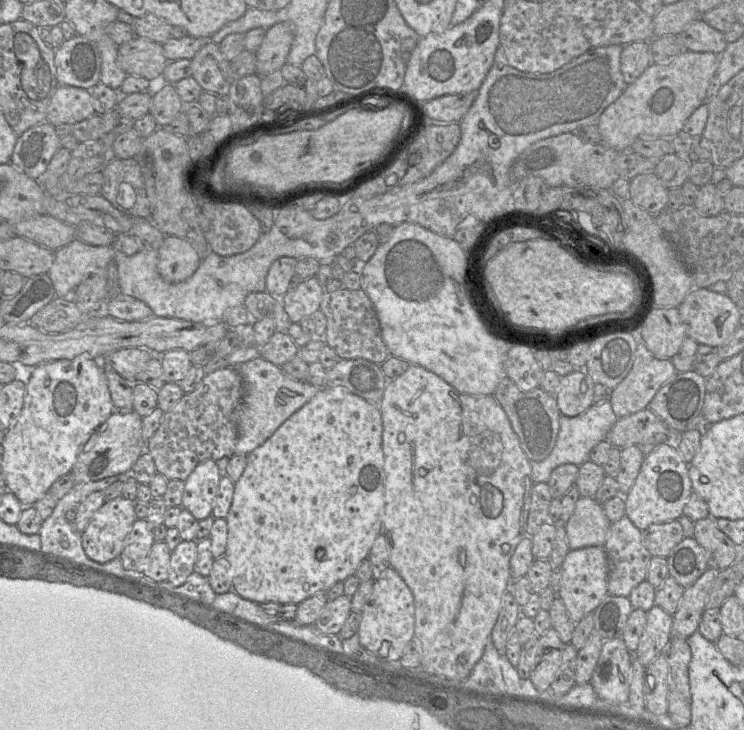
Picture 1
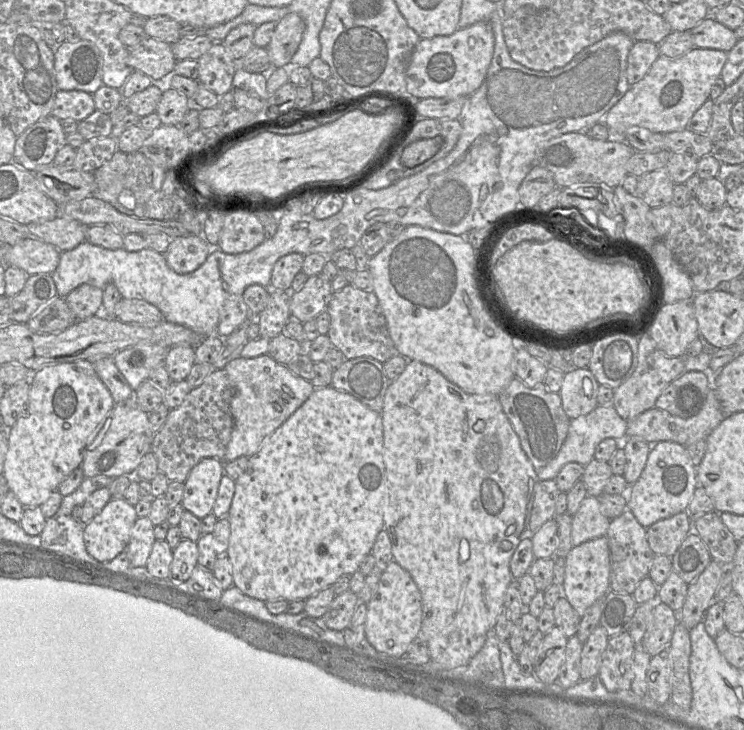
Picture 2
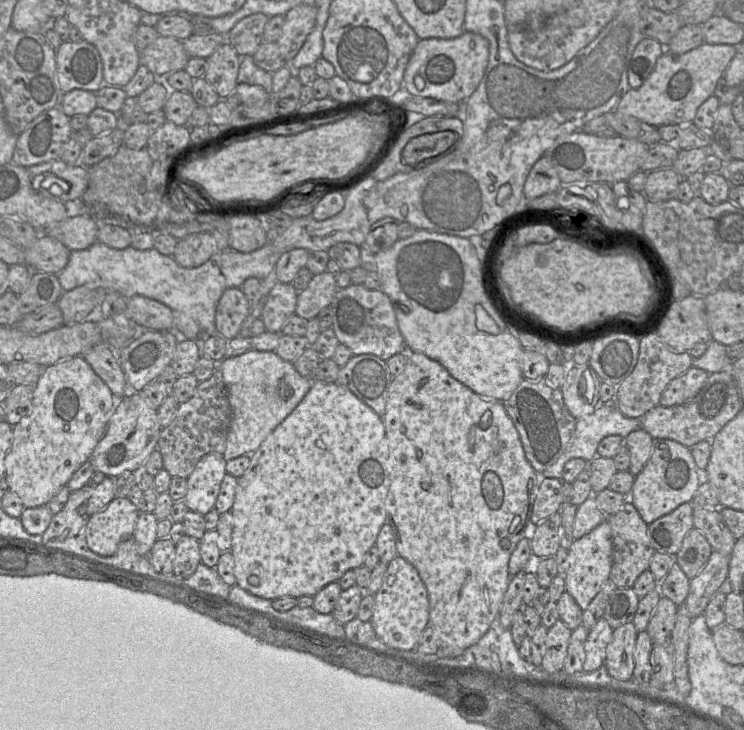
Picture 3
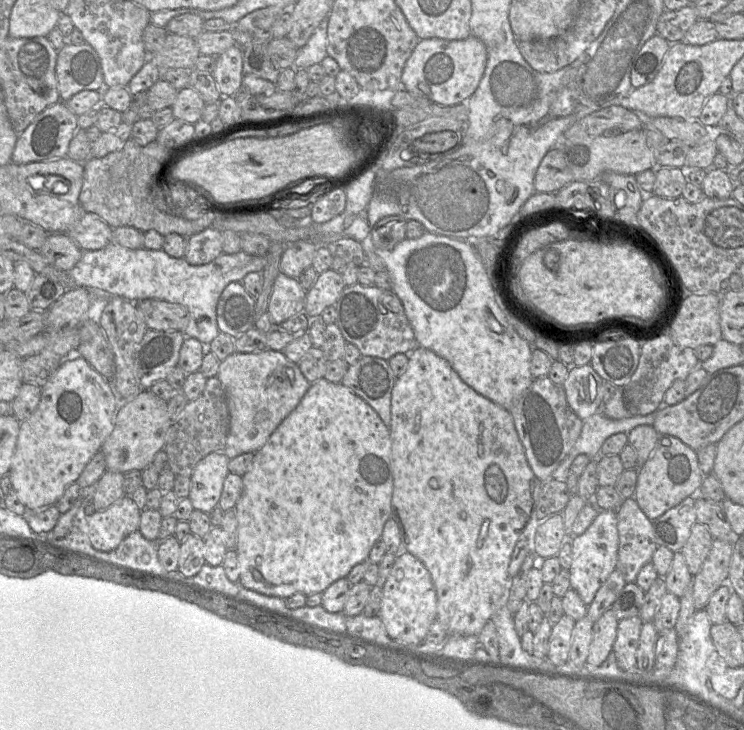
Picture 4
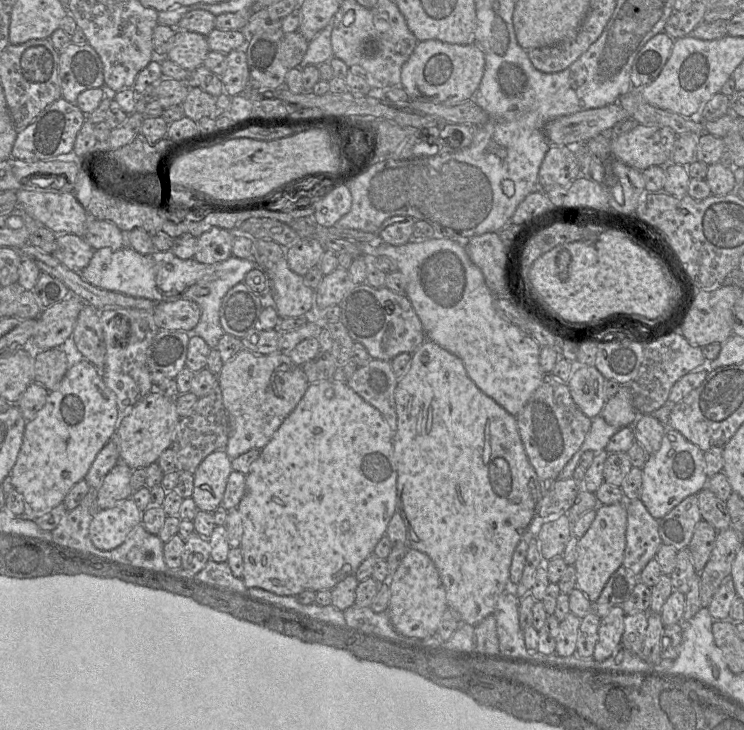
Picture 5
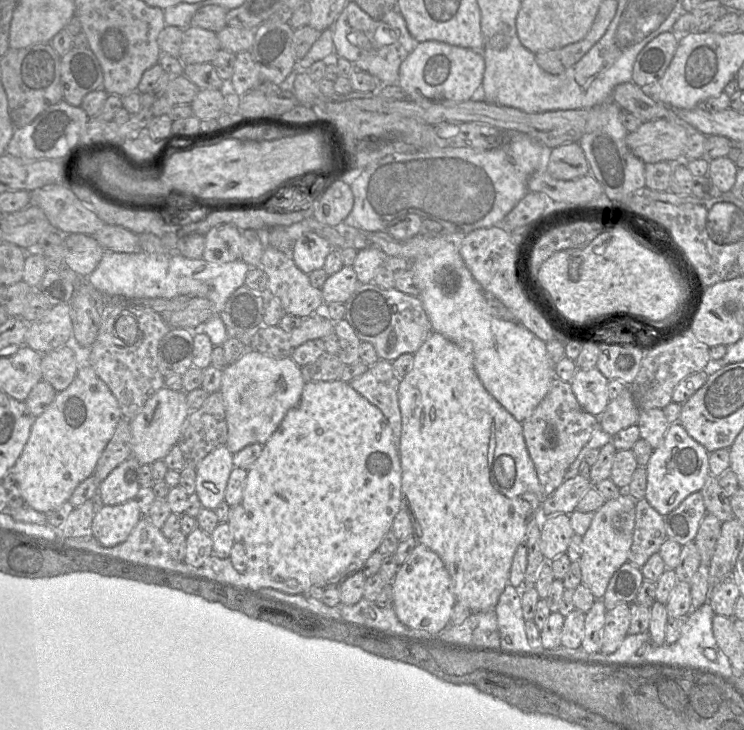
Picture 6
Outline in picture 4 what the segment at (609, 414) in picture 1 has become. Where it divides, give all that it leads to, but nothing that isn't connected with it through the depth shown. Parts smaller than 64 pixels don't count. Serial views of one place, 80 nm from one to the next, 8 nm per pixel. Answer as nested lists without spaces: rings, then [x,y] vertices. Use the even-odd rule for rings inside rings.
[[[602,411],[583,420],[583,426],[579,438],[567,457],[554,470],[551,477],[566,482],[570,474],[573,460],[579,454],[586,454],[591,459],[598,458],[604,441],[616,433],[629,433],[639,425],[653,425],[655,413],[644,416],[628,416],[623,419],[610,419]]]

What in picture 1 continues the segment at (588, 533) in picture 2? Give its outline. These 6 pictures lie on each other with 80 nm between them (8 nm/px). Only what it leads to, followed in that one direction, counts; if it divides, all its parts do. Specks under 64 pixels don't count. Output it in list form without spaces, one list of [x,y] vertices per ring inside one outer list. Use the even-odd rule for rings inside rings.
[[[580,497],[572,516],[565,524],[570,550],[589,546],[604,546],[611,522],[606,517],[602,504],[594,497]]]

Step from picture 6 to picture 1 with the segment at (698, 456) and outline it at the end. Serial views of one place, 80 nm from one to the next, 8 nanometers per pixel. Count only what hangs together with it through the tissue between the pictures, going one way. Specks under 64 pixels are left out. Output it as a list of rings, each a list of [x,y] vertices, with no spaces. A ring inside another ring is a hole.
[[[674,442],[657,445],[645,455],[638,476],[629,492],[624,495],[625,514],[641,531],[653,524],[678,519],[693,492],[689,464],[682,458]]]

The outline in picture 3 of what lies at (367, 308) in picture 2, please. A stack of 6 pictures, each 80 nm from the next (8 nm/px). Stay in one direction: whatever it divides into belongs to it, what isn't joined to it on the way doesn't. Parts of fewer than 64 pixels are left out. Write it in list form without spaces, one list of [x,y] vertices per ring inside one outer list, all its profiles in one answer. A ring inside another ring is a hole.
[[[351,284],[339,289],[328,307],[333,311],[331,328],[340,344],[347,346],[354,356],[373,354],[387,361],[393,355],[407,351],[394,307],[382,291],[367,289],[362,284]]]

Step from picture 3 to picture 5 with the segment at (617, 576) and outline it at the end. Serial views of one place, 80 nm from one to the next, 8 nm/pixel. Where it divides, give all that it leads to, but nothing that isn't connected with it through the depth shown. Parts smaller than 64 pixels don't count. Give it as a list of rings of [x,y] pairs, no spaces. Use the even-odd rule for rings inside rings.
[[[640,499],[625,500],[627,510],[626,547],[623,566],[639,576],[646,564],[655,558],[658,549],[663,543],[658,530],[658,520],[647,510]]]

